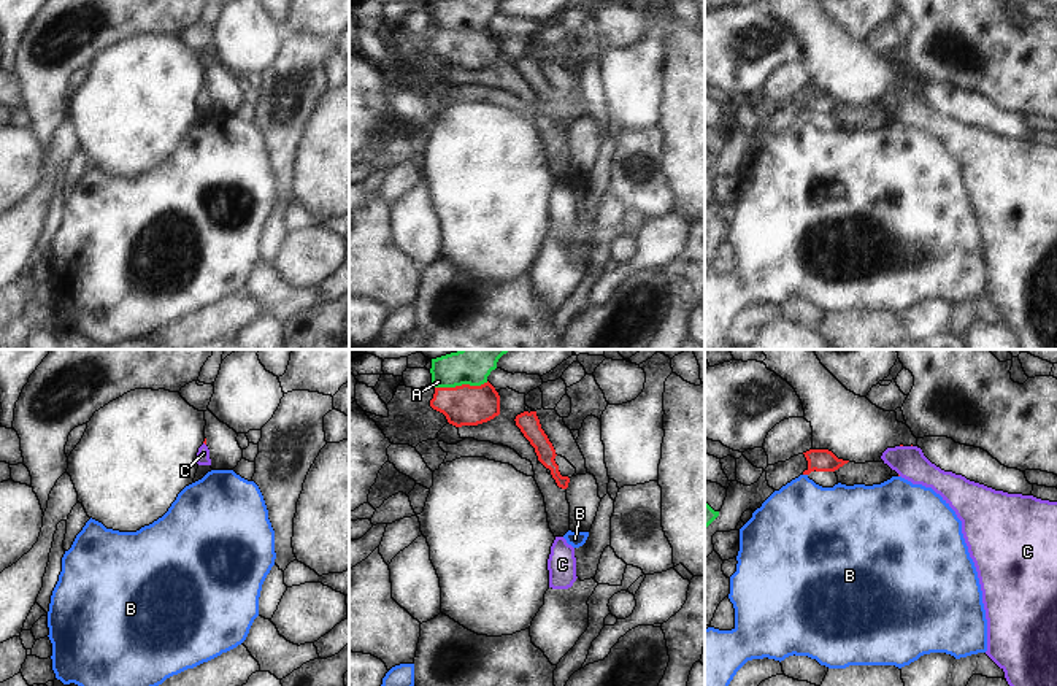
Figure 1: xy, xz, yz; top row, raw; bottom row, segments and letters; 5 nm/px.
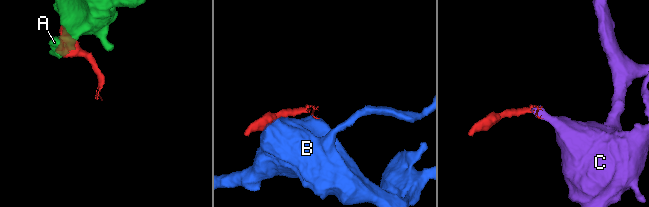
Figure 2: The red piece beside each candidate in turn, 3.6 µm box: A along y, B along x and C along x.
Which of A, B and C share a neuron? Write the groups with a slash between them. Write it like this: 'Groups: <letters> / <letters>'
Groups: A / B / C

